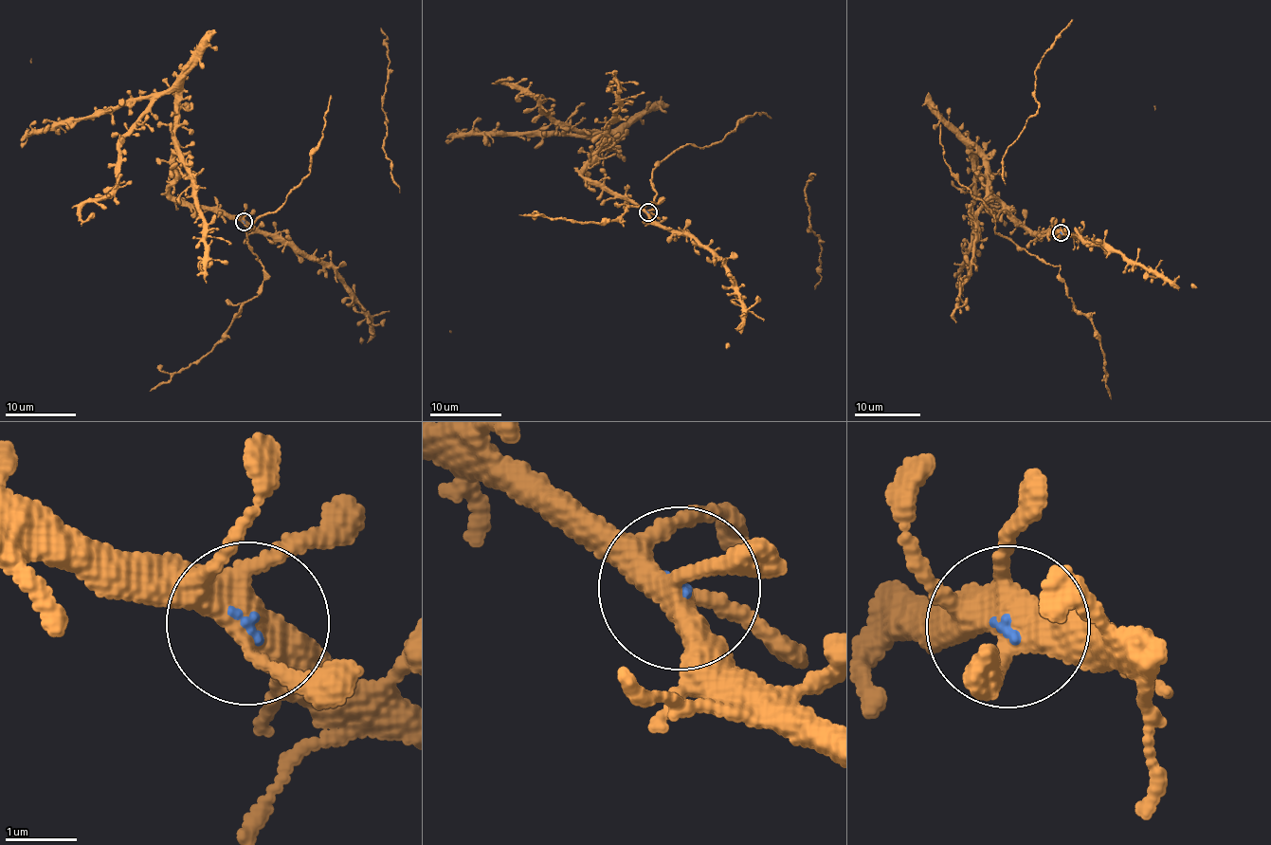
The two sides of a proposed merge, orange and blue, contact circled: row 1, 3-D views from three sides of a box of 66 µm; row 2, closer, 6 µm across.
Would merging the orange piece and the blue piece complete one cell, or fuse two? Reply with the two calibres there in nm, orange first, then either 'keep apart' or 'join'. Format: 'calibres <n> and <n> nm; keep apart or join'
calibres 400 and 60 nm; join

